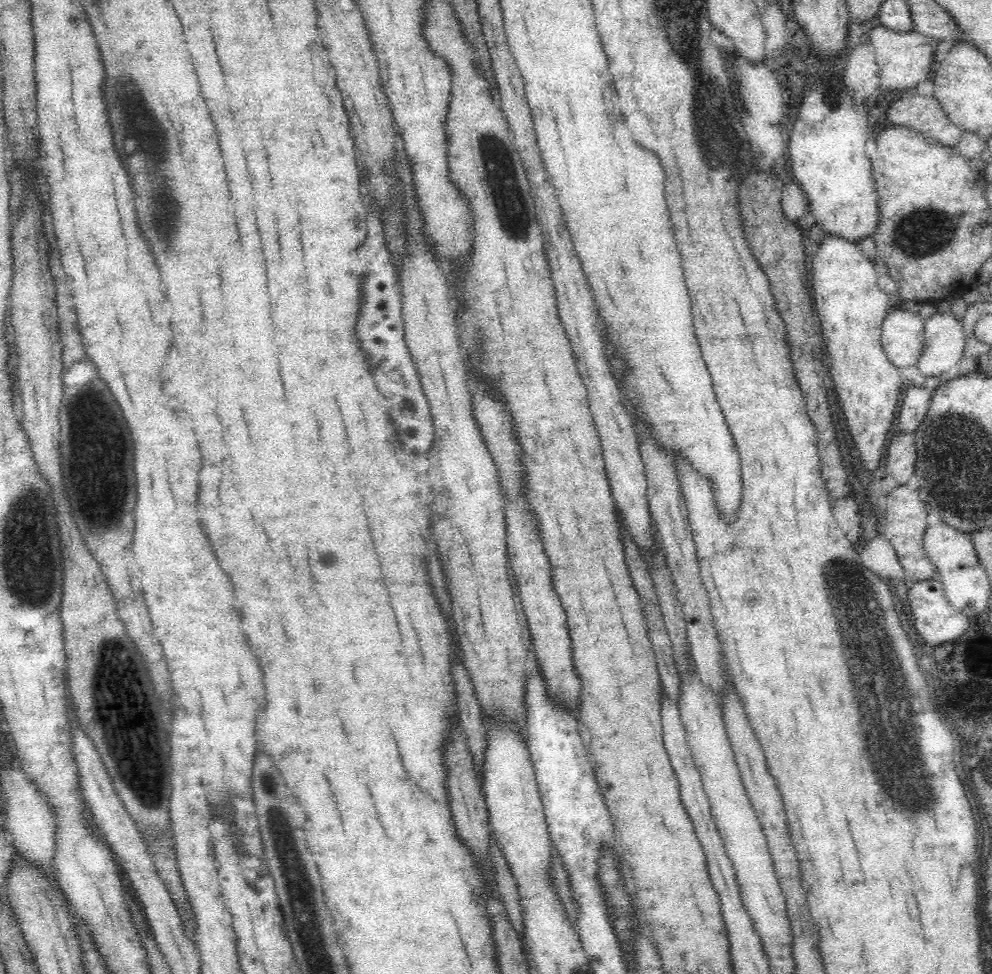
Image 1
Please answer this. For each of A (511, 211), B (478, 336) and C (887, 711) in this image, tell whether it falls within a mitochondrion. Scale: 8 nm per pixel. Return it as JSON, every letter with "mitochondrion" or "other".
{"A":"mitochondrion","B":"mitochondrion","C":"mitochondrion"}

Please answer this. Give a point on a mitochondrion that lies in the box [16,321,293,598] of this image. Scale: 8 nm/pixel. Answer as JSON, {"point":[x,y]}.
{"point":[111,505]}

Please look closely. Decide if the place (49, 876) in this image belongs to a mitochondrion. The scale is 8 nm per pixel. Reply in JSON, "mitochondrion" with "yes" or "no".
{"mitochondrion":"no"}

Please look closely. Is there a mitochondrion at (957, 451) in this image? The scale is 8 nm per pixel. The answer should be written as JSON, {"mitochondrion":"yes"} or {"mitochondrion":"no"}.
{"mitochondrion":"yes"}

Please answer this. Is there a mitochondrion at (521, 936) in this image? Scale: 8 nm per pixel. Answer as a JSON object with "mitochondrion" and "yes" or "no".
{"mitochondrion":"no"}

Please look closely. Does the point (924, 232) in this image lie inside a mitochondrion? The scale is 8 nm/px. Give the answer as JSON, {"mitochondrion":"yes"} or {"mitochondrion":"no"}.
{"mitochondrion":"yes"}

